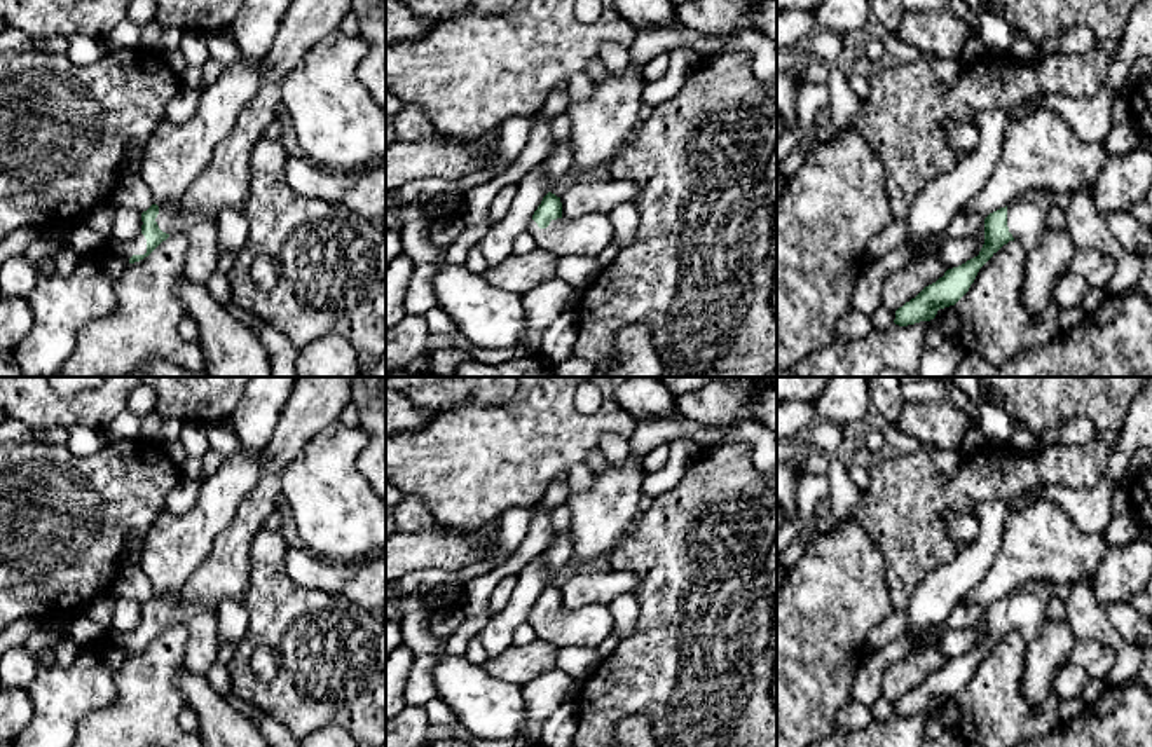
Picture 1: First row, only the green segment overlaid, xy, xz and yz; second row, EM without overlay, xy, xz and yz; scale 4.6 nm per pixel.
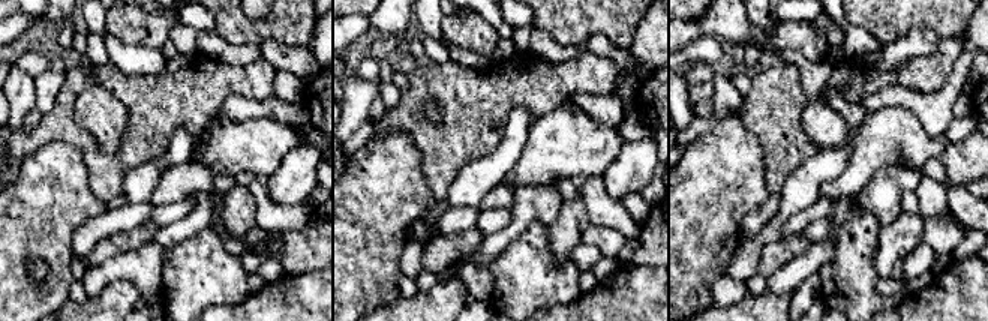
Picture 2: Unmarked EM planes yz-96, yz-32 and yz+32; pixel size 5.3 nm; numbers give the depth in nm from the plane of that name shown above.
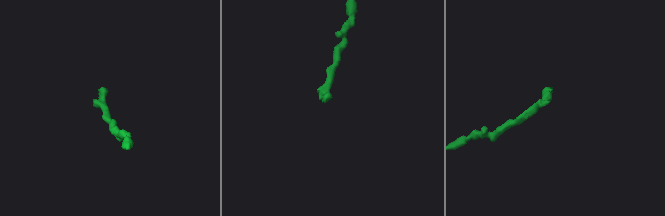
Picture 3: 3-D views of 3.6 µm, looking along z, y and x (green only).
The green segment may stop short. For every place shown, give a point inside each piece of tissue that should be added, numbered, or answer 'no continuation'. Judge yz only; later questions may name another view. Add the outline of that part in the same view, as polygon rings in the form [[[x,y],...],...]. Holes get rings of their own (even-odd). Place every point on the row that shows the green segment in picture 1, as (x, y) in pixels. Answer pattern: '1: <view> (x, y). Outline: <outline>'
1: yz (1027, 217). Outline: [[[1026,190],[1019,199],[1007,204],[1007,227],[1014,241],[1028,253],[1047,230],[1047,209],[1058,206],[1065,209],[1070,202],[1068,192]]]

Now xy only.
1: xy (138, 245). Outline: [[[140,234],[133,241],[115,243],[112,246],[113,246],[115,255],[119,258],[122,258],[126,264],[129,264],[129,258],[133,255],[145,255],[147,253],[147,239],[143,234]]]

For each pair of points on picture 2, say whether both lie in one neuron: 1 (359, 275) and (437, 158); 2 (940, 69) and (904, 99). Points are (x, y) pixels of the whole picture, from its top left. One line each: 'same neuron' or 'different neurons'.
1: different neurons
2: different neurons

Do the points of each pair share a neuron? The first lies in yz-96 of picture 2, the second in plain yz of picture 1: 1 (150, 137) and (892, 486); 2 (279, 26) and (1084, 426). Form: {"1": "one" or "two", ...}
{"1": "one", "2": "two"}

